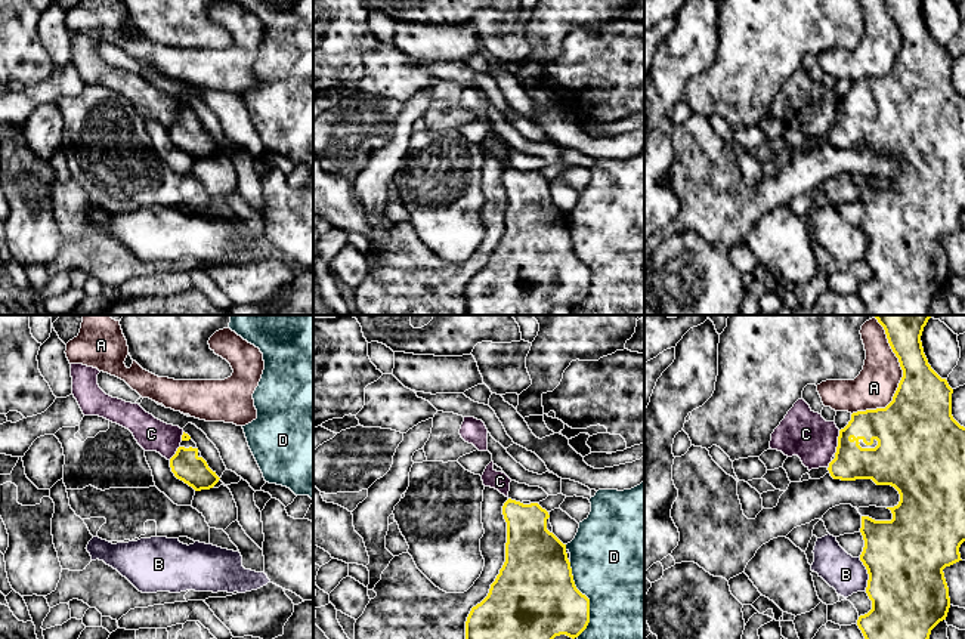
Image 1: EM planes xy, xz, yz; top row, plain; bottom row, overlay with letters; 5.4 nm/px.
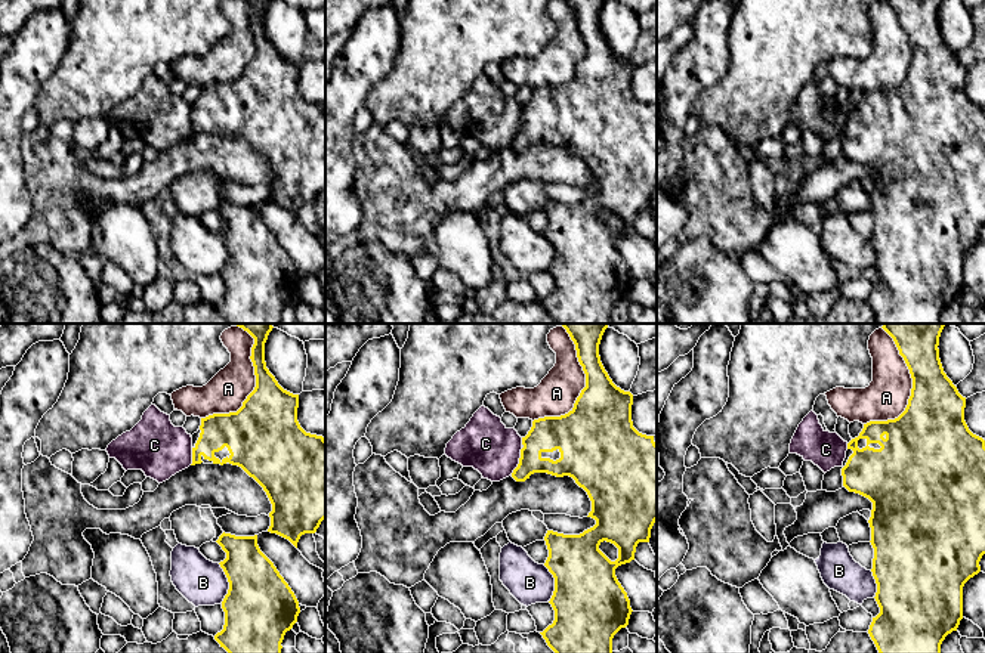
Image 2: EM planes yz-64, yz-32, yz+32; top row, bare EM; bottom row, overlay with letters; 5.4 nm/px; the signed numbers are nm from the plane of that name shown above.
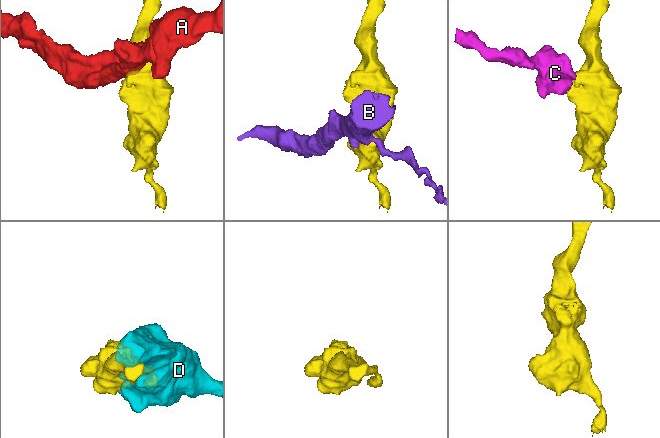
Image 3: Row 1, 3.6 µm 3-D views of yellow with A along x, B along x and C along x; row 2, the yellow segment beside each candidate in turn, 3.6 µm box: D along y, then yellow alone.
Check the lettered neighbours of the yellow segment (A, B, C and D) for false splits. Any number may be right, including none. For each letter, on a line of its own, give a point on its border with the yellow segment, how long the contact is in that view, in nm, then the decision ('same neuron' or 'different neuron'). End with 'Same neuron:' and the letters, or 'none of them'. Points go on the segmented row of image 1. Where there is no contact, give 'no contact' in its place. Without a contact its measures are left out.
A: contact yz (902, 379); length 550 nm; different neuron
B: contact yz (868, 573); length 190 nm; different neuron
C: contact yz (838, 443); length 130 nm; different neuron
D: contact xz (588, 599); length 420 nm; different neuron
Same neuron: none of them

